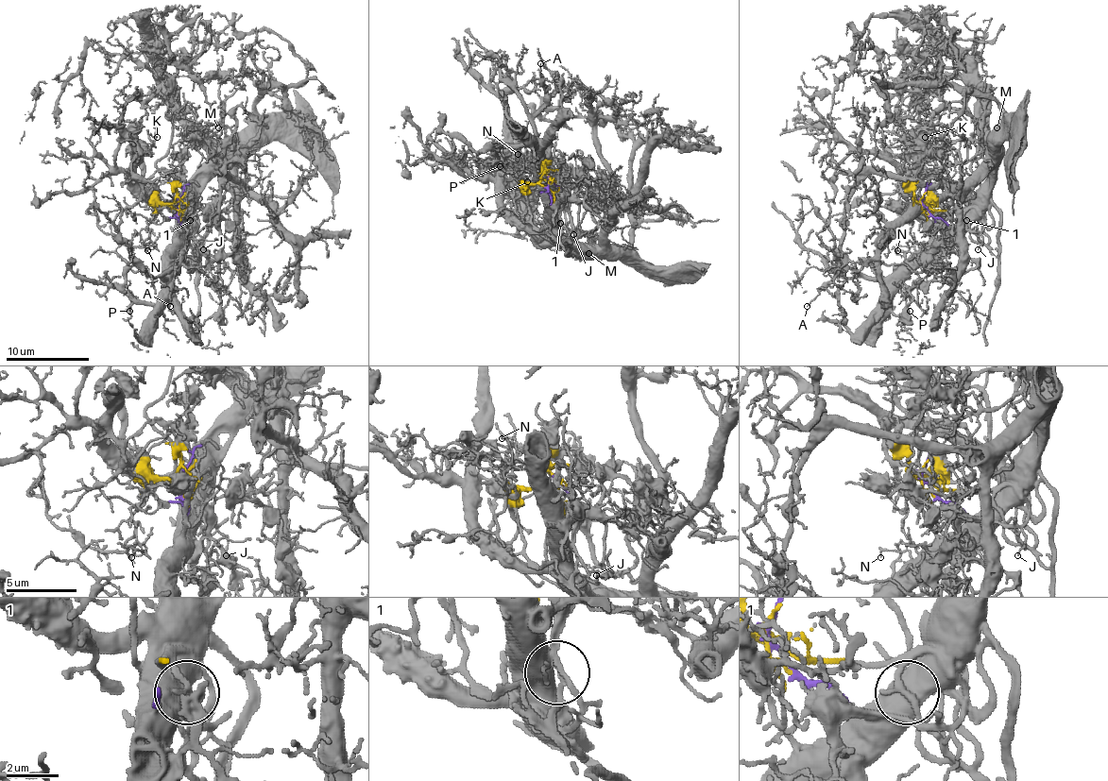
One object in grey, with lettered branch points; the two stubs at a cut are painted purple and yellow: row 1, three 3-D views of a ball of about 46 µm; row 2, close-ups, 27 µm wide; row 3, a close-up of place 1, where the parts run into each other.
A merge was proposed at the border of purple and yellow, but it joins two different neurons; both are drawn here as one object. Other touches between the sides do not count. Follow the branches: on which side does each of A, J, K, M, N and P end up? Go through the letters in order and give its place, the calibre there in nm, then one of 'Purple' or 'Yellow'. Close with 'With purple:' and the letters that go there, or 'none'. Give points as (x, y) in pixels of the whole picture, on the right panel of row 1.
A: Place: (807, 306). Thickness 110 nm. Purple
J: Place: (978, 249). Thickness 70 nm. Yellow
K: Place: (925, 137). Thickness 120 nm. Yellow
M: Place: (997, 127). Thickness 180 nm. Purple
N: Place: (897, 250). Thickness 150 nm. Yellow
P: Place: (910, 311). Thickness 140 nm. Purple
With purple: A, M, P

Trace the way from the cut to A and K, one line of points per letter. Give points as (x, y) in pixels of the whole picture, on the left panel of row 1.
A: (178, 206), (178, 247), (172, 260), (172, 272), (165, 279), (163, 277), (176, 270), (169, 305)
K: (178, 206), (161, 204), (157, 199), (157, 192), (144, 181), (141, 150), (148, 150), (151, 133), (157, 138)

